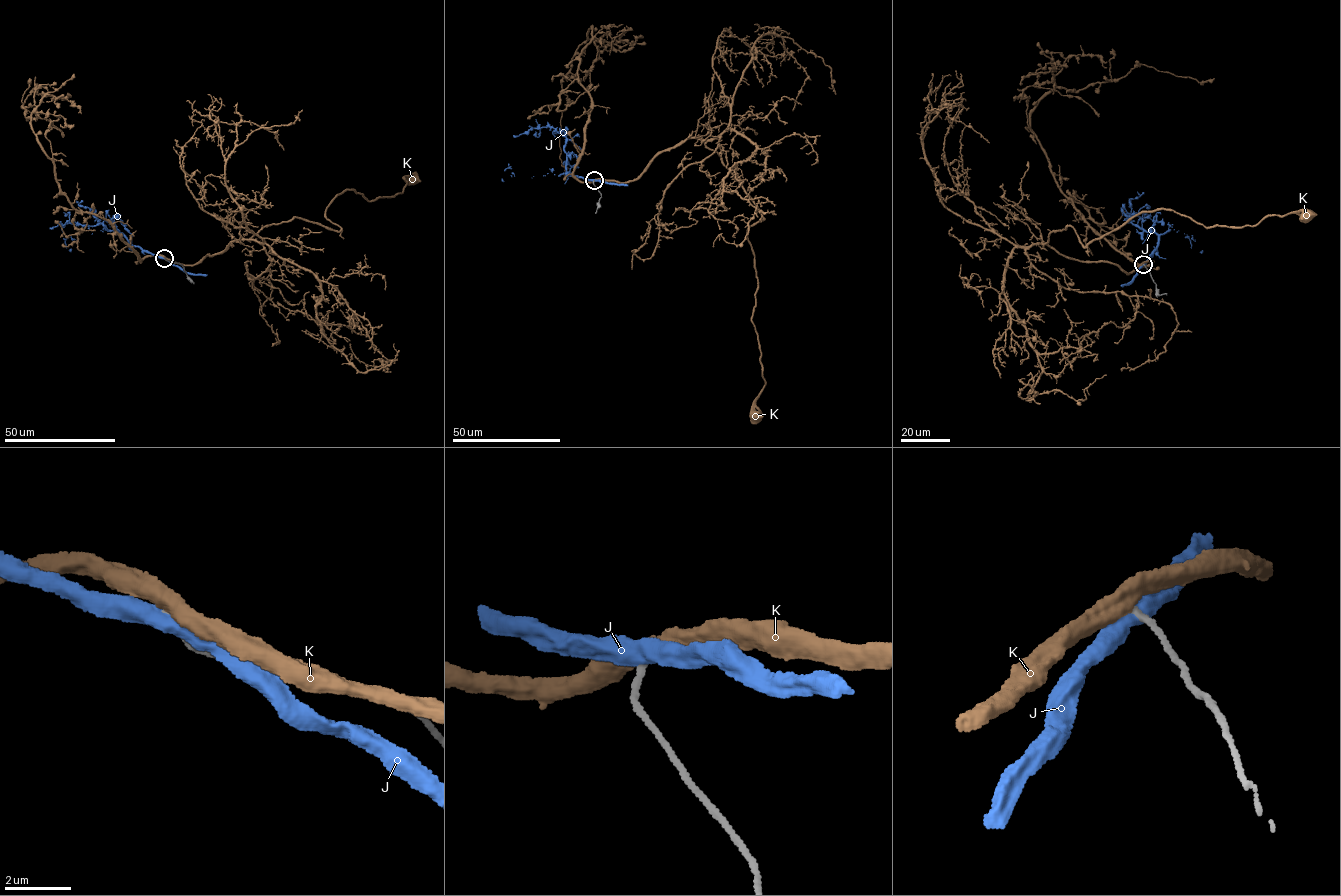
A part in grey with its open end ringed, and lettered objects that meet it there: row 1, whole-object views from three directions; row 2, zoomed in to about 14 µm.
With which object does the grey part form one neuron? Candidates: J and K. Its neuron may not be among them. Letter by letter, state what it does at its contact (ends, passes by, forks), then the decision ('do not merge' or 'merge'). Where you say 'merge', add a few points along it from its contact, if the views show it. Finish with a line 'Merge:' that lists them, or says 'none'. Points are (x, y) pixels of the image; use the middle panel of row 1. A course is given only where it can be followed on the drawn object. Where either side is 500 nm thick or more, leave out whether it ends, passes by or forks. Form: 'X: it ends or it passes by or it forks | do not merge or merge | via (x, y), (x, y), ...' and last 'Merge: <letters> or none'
J: do not merge
K: it passes by | do not merge
Merge: none

